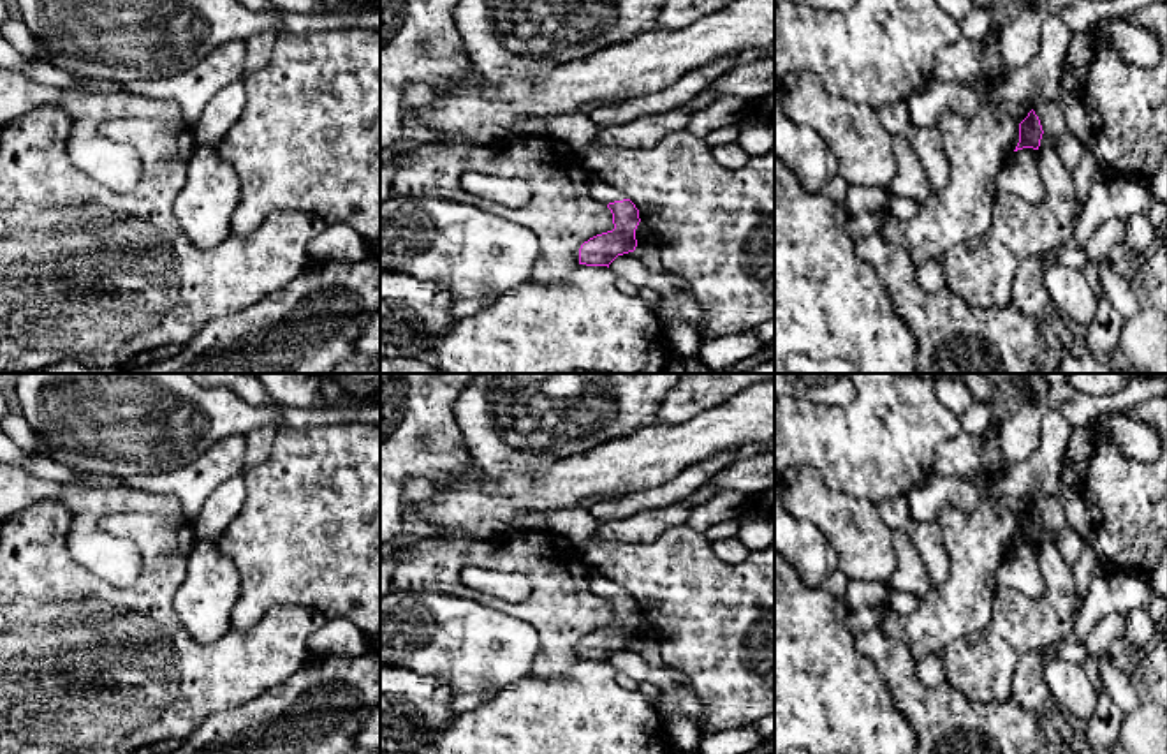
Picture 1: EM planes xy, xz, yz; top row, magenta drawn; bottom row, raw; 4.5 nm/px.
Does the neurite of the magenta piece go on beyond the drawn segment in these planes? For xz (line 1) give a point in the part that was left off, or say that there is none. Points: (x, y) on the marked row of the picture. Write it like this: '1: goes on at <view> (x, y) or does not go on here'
1: goes on at xz (604, 192)

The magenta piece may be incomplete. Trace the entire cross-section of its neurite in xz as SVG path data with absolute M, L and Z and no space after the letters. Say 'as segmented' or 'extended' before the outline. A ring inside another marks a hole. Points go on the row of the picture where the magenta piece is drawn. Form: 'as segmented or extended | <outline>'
extended | M591 173L590 194L611 210L614 229L584 241L579 248L579 264L609 268L618 255L635 250L639 210L621 190Z

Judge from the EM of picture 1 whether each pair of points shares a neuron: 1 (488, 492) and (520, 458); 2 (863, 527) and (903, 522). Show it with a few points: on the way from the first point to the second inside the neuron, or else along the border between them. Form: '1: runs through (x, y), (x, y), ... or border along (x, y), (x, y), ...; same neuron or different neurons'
1: border along (474, 460), (491, 476), (543, 471); different neurons
2: border along (875, 502), (879, 517), (893, 531); different neurons

